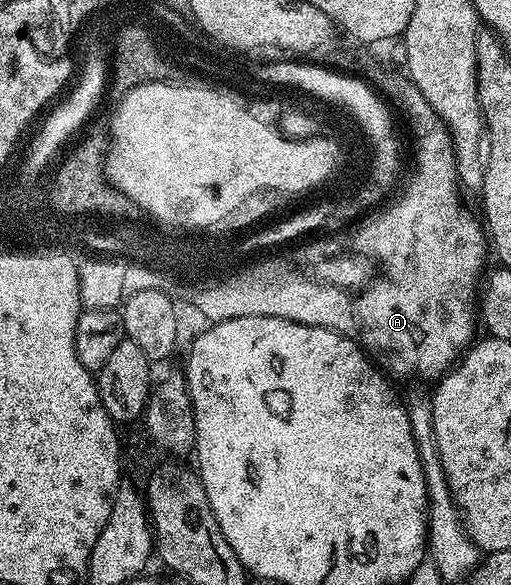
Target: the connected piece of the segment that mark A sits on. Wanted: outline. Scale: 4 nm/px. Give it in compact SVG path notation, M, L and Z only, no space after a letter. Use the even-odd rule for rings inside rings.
M395 77L390 83L396 105L407 111L411 127L415 130L415 164L411 167L411 176L403 192L391 204L388 202L380 206L358 224L359 232L355 235L358 254L374 261L378 270L379 267L383 270L383 279L376 278L358 292L355 314L359 316L362 346L384 372L392 376L400 375L403 379L416 375L419 379L438 381L451 370L476 338L477 296L481 291L487 251L489 255L489 235L484 224L462 207L464 196L455 167L454 143L447 127L440 122L409 78Z

